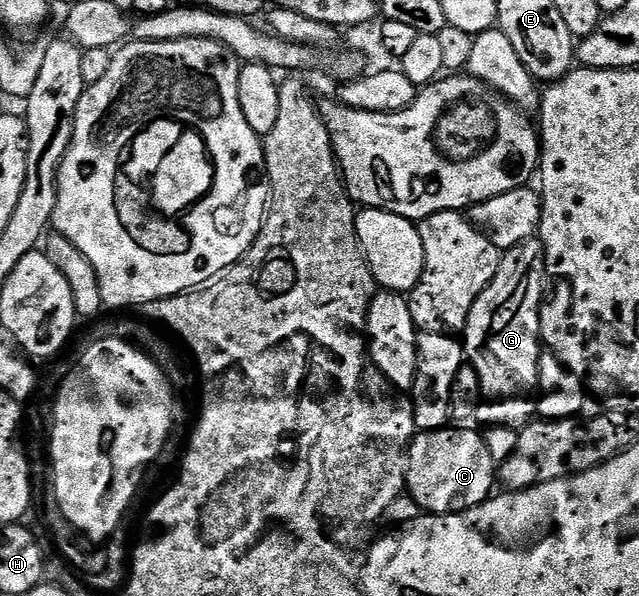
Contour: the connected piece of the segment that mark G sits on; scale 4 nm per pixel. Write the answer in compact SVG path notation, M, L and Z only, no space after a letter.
M539 239L523 241L521 245L507 250L501 256L494 279L484 287L482 295L478 295L474 307L470 307L468 322L462 334L462 344L467 364L472 365L474 371L478 371L482 400L476 409L475 420L481 421L481 426L504 425L508 429L519 431L537 416L542 356L540 307L546 300L544 281L546 282L546 270L542 243Z

